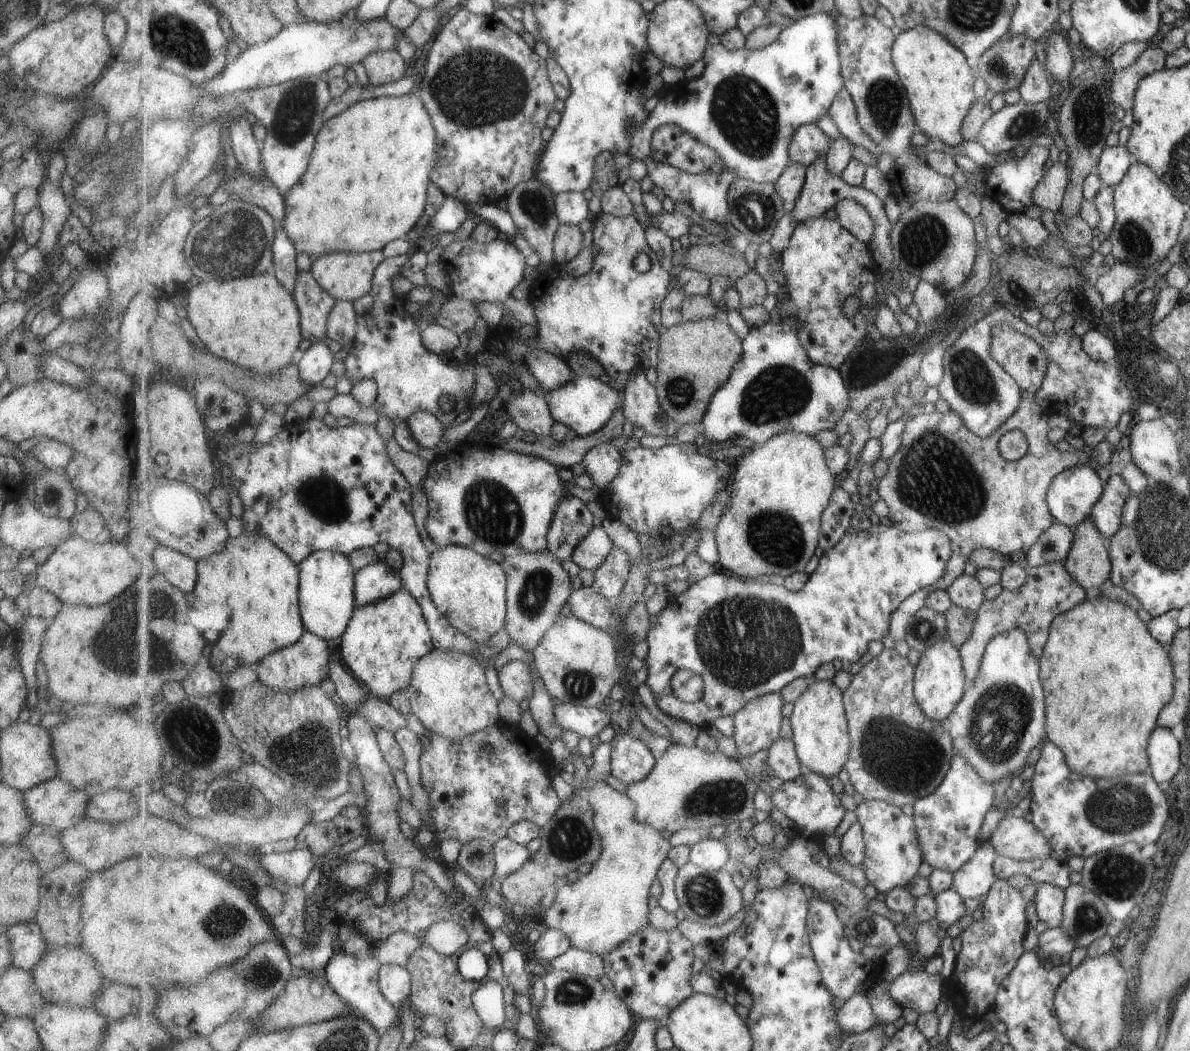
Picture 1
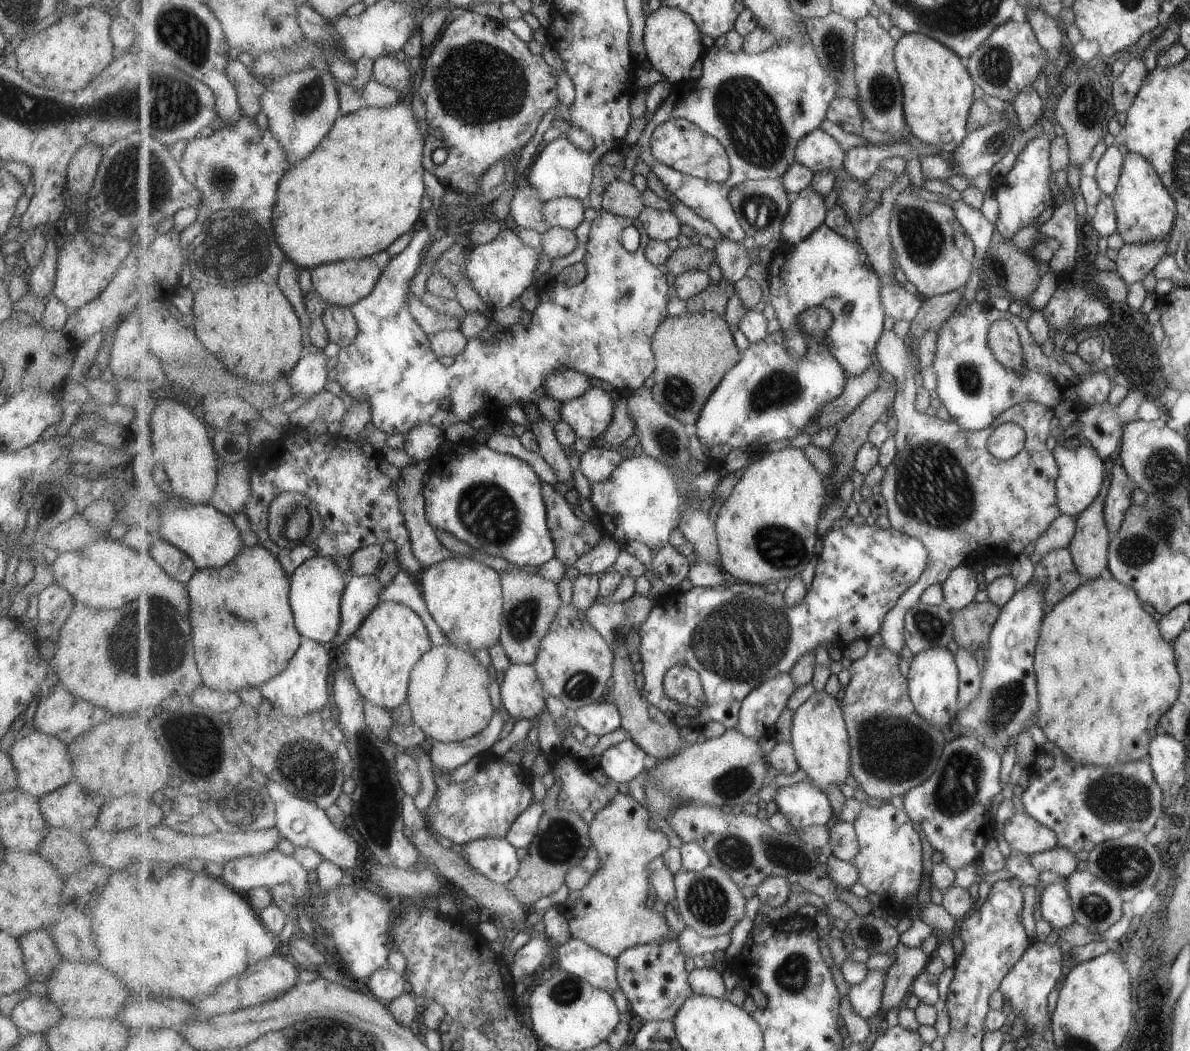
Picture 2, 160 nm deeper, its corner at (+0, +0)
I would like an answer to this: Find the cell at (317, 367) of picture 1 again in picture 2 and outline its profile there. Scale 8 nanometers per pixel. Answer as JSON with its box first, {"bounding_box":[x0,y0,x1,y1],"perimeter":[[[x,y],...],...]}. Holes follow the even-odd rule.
{"bounding_box":[289,354,327,397],"perimeter":[[[305,354],[301,362],[289,376],[292,396],[306,397],[316,395],[327,386],[327,356],[320,354]]]}

